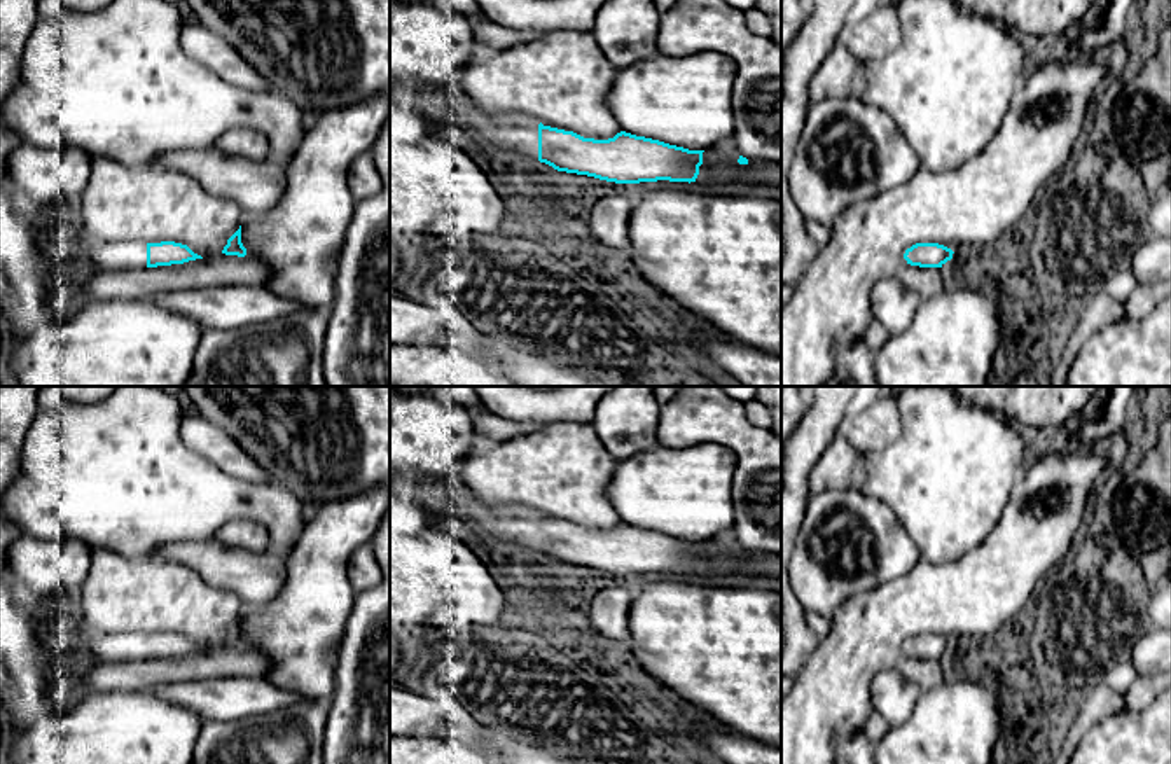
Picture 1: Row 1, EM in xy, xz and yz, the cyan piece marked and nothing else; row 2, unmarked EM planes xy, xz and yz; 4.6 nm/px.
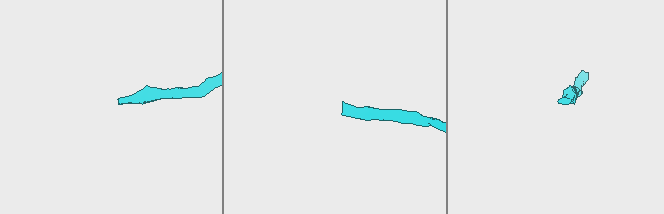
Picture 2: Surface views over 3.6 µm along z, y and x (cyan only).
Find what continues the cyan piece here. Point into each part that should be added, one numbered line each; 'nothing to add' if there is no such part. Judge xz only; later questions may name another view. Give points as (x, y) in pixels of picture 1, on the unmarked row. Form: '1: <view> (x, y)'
1: xz (516, 523)

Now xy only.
1: xy (105, 647)

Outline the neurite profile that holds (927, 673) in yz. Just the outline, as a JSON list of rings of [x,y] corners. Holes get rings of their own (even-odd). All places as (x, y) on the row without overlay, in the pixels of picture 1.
[[[902,656],[897,670],[921,691],[930,691],[951,678],[942,659],[919,659]]]

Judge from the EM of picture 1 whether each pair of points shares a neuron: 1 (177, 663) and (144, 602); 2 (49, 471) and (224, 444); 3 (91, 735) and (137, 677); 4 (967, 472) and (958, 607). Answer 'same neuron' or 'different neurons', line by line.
1: different neurons
2: different neurons
3: different neurons
4: different neurons

